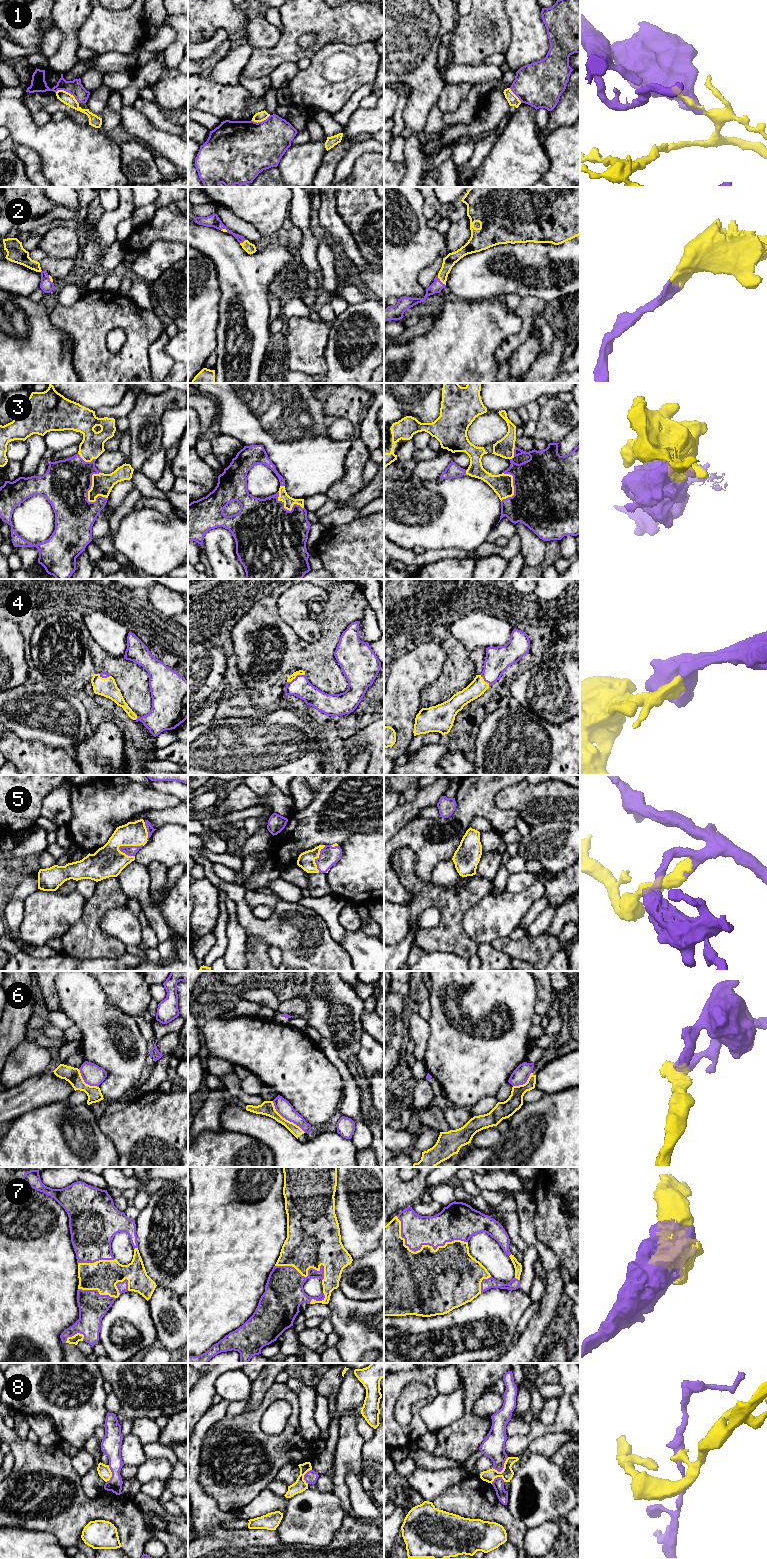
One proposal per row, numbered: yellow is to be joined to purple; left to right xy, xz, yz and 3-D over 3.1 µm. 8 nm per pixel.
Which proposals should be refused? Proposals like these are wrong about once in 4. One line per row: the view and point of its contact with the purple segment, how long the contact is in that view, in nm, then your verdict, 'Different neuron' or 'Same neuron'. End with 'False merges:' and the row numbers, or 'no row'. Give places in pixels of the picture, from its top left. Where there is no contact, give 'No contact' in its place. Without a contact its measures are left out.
1: Touches purple at xy (68, 92). Shared border 220 nm. Different neuron
2: Touches purple at yz (439, 280). Shared border 110 nm. Same neuron
3: Touches purple at xy (91, 485). Shared border 260 nm. Same neuron
4: Touches purple at xz (296, 677). Shared border 160 nm. Same neuron
5: Touches purple at xy (130, 846). Shared border 220 nm. Same neuron
6: Touches purple at xz (286, 1119). Shared border 380 nm. Different neuron
7: Touches purple at yz (421, 1246). Shared border 600 nm. Same neuron
8: Touches purple at yz (503, 1467). Shared border 160 nm. Different neuron
False merges: 1, 6, 8

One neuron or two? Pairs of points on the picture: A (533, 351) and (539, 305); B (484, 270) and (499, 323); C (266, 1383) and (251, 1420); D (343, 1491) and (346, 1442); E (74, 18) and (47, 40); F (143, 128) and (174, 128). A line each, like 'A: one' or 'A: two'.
A: two
B: two
C: two
D: one
E: two
F: two

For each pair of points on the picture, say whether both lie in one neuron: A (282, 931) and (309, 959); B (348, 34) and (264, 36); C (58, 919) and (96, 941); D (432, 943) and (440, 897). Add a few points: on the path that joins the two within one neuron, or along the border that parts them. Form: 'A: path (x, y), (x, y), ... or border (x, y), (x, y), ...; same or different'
A: path (289, 938), (303, 952); same
B: border (280, 31), (280, 37), (272, 47), (259, 49); different
C: border (84, 906), (82, 916), (60, 937); different
D: path (443, 932), (446, 929), (446, 908); same

